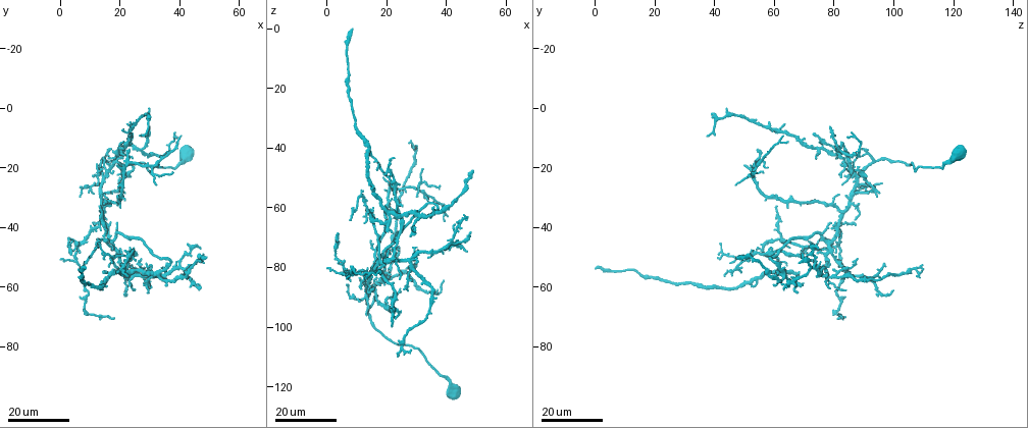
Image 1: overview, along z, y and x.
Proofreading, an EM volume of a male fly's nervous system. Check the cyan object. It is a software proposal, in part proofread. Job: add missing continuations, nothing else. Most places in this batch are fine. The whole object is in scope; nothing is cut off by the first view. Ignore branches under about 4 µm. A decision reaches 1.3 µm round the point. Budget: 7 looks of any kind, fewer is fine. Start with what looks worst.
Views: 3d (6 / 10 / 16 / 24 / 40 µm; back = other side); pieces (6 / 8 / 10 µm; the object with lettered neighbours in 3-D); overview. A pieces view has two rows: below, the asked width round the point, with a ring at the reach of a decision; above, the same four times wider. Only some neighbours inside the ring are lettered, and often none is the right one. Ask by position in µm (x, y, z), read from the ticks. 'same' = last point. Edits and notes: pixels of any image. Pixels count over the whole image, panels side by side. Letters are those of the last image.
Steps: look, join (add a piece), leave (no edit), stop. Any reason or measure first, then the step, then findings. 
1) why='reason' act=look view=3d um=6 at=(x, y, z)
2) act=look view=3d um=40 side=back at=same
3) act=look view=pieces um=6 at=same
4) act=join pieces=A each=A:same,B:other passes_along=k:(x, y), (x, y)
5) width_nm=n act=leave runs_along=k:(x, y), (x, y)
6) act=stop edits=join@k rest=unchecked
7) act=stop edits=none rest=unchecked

why='free end' act=look view=3d um=16 at=(8, 53, 0)

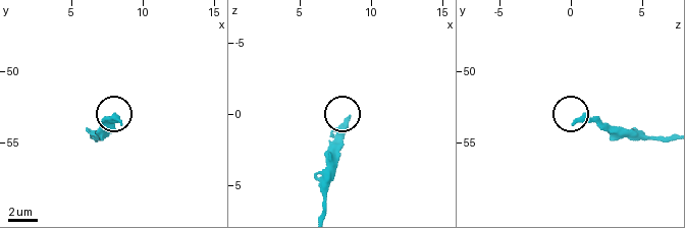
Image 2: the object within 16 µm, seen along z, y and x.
why='what lies round it' act=look view=pieces um=10 at=(8.4, 53.4, 0.2)

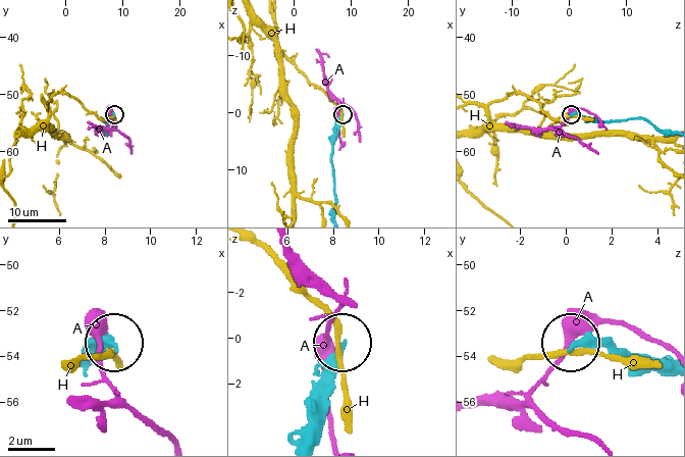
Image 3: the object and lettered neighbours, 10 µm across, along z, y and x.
act=leave each=A:other,H:other runs_along=3:(305, 438), (307, 402), (326, 378), (338, 346) found='none of them fits'

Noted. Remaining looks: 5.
why='thin end' act=look view=3d um=24 at=(15, 38, 88)

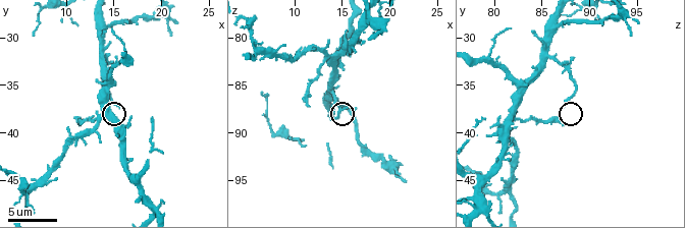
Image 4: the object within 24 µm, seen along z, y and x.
act=look view=pieces um=8 at=(15.4, 37.2, 87.2)

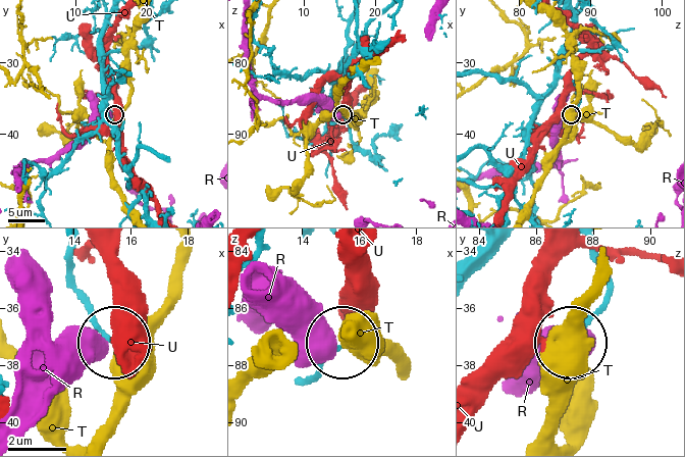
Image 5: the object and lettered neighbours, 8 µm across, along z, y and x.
act=leave each=R:other,T:other,U:other found='none of them fits'

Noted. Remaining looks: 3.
why='an open end' act=look view=3d um=24 at=(30, 62, 67)

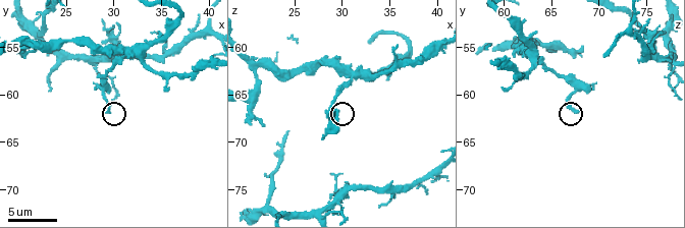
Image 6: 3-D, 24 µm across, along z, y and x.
act=look view=pieces um=8 at=(29.2, 61.8, 67.6)

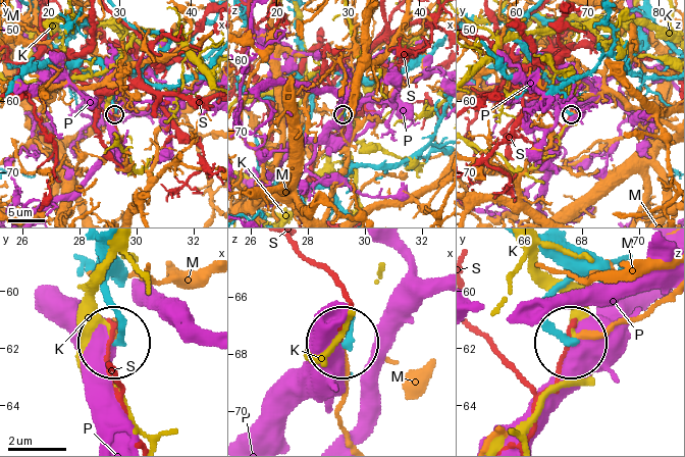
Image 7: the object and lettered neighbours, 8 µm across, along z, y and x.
act=leave each=K:other,M:other,P:other,S:other runs_along=7:(109, 252), (102, 288), (117, 337) found='none of them fits'

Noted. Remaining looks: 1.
act=stop edits=none rest=unchecked

